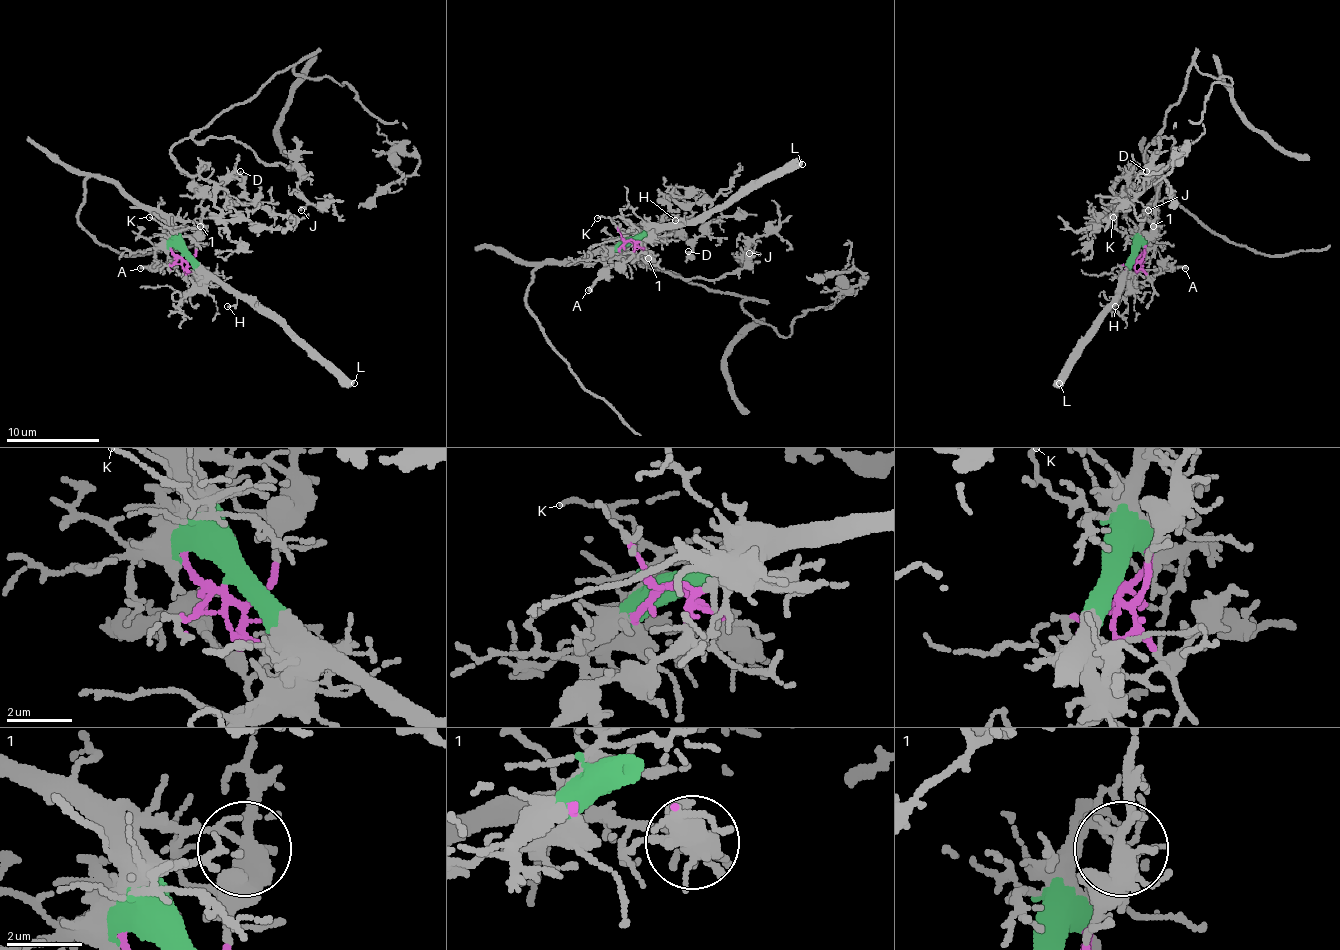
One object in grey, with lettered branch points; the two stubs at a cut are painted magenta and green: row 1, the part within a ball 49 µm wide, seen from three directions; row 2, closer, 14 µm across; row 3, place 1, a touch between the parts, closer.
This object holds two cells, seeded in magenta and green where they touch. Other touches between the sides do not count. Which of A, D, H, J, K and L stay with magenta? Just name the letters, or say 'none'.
A, D, J

